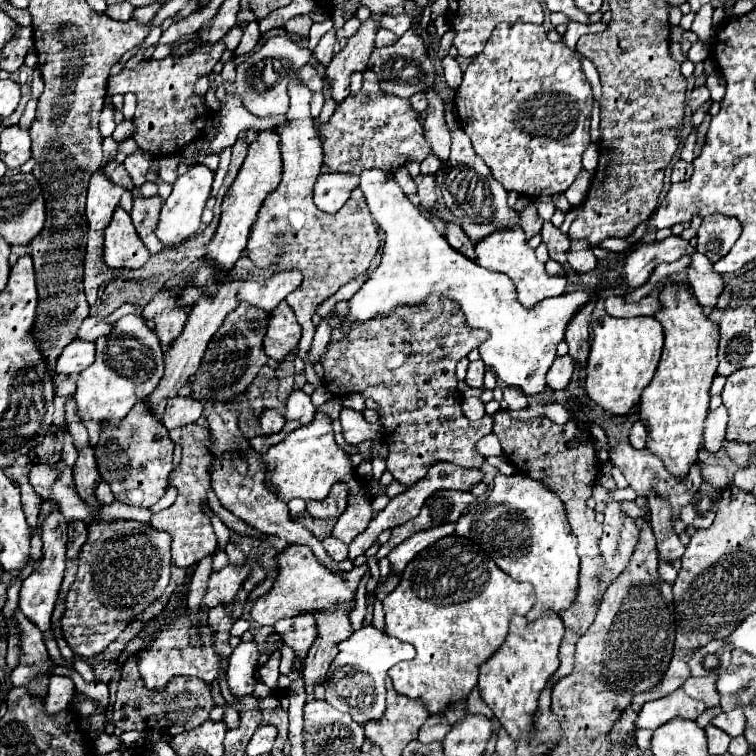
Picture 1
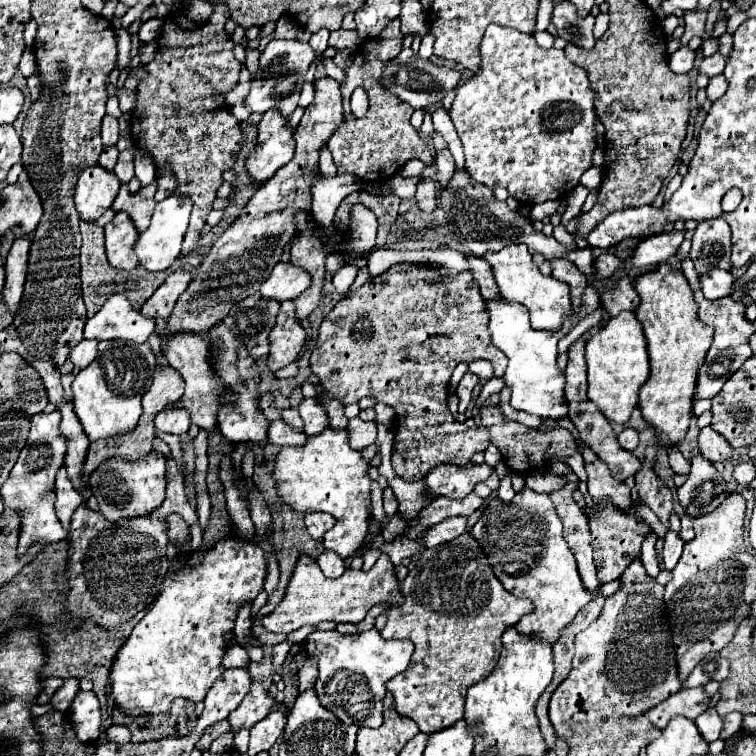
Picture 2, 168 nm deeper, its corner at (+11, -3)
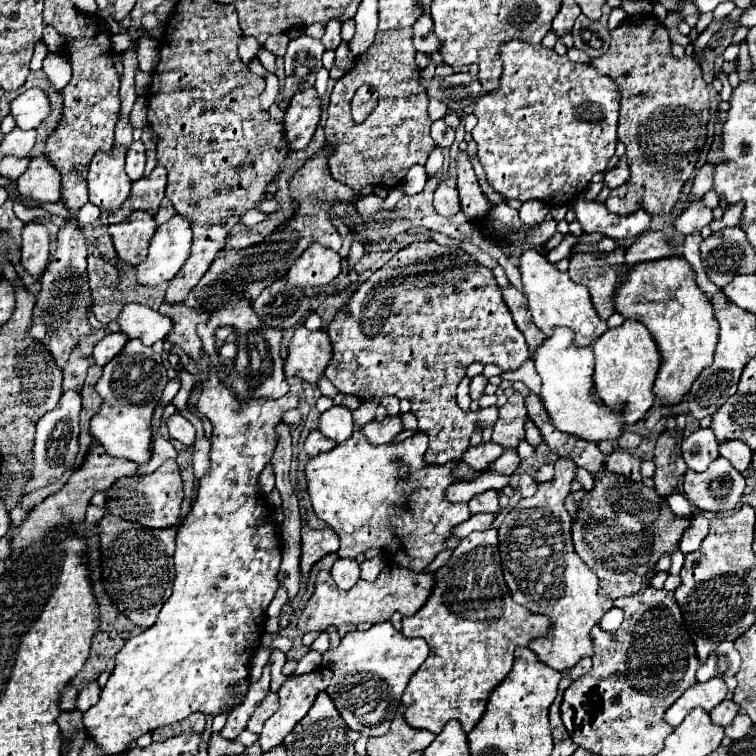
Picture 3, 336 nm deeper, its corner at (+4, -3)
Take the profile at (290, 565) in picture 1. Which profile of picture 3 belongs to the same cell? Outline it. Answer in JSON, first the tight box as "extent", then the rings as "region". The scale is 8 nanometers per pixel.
{"extent":[297,565,433,633],"region":[[[387,565],[383,567],[383,571],[379,573],[375,581],[359,579],[353,589],[343,591],[335,585],[333,577],[327,571],[319,571],[315,581],[315,591],[309,603],[305,605],[305,609],[301,611],[297,629],[301,633],[307,633],[307,631],[321,633],[329,625],[339,627],[347,623],[353,623],[353,625],[381,623],[381,621],[387,621],[395,611],[399,611],[401,615],[413,615],[423,607],[427,595],[431,593],[431,585],[433,585],[433,573],[413,573],[399,565]]]}

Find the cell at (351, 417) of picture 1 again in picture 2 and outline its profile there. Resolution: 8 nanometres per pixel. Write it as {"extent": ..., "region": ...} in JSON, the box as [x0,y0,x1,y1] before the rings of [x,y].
{"extent":[348,417,376,449],"region":[[[354,417],[348,423],[348,435],[350,435],[352,449],[364,449],[376,441],[376,423]]]}

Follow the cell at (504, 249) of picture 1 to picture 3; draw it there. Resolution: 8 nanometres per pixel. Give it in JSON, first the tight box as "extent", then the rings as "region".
{"extent":[519,249,607,345],"region":[[[527,249],[519,259],[519,271],[523,281],[523,295],[529,303],[529,313],[535,321],[535,325],[545,333],[551,335],[551,329],[557,325],[569,327],[575,333],[577,343],[591,345],[597,337],[601,337],[607,331],[607,323],[597,317],[587,287],[577,285],[569,279],[567,273],[559,273],[555,265],[547,261],[547,257],[539,249]]]}

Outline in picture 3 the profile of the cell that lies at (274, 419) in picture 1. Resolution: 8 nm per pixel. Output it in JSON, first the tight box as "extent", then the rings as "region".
{"extent":[303,429,335,457],"region":[[[315,429],[315,431],[309,431],[309,435],[307,435],[305,443],[303,443],[303,449],[305,449],[305,453],[307,453],[309,457],[315,457],[315,455],[319,455],[319,453],[323,453],[323,451],[333,449],[333,447],[335,447],[335,441],[323,437],[317,429]]]}

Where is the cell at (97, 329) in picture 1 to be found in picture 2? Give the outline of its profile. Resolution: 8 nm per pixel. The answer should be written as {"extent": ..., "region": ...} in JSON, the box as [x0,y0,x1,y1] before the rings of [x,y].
{"extent":[86,293,154,343],"region":[[[118,293],[112,295],[104,307],[86,321],[86,339],[126,339],[144,343],[154,331],[154,321],[130,307],[130,301]]]}

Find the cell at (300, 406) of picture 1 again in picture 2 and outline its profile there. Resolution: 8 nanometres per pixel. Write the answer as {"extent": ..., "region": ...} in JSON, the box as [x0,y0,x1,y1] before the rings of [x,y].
{"extent":[298,399,328,437],"region":[[[304,399],[298,407],[302,419],[304,419],[304,433],[308,437],[322,433],[328,427],[328,411],[316,401],[316,399]]]}

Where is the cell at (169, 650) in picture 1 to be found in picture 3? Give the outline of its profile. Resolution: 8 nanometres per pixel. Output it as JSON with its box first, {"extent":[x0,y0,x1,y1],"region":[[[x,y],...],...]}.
{"extent":[83,371,297,755],"region":[[[209,371],[209,379],[203,381],[203,391],[201,391],[201,397],[197,401],[197,409],[209,417],[211,425],[213,425],[213,437],[211,437],[211,471],[209,475],[205,475],[199,483],[199,491],[197,491],[197,499],[187,515],[187,519],[181,523],[181,527],[177,529],[177,547],[175,547],[175,553],[173,553],[173,559],[175,559],[175,581],[173,581],[173,593],[171,597],[163,603],[161,611],[159,611],[159,617],[155,621],[155,625],[151,625],[149,629],[145,629],[143,633],[131,637],[131,641],[127,641],[121,651],[117,653],[115,657],[115,669],[105,685],[105,689],[101,691],[101,699],[97,705],[93,705],[89,711],[85,711],[83,715],[83,725],[87,729],[87,733],[91,735],[91,739],[101,745],[101,749],[105,751],[105,755],[111,755],[111,753],[123,753],[137,737],[141,737],[143,733],[147,731],[153,731],[157,727],[163,727],[163,725],[171,725],[171,723],[177,723],[177,721],[183,721],[189,713],[193,711],[201,711],[201,713],[213,713],[213,715],[219,715],[225,705],[227,705],[227,699],[229,699],[229,693],[231,693],[231,685],[237,683],[239,679],[247,679],[249,677],[249,661],[253,657],[253,653],[257,651],[257,645],[259,645],[259,637],[263,633],[263,625],[265,625],[265,617],[267,617],[267,607],[269,603],[273,601],[275,593],[277,593],[277,571],[279,571],[279,565],[281,565],[281,543],[279,543],[279,535],[277,535],[277,529],[275,529],[275,519],[273,519],[273,511],[267,507],[265,503],[265,497],[259,493],[257,489],[257,477],[259,473],[263,471],[263,467],[269,463],[271,455],[273,455],[273,449],[275,449],[275,443],[277,443],[277,435],[275,435],[275,425],[281,421],[281,415],[287,411],[287,409],[295,409],[297,407],[297,397],[293,395],[285,395],[285,397],[279,397],[279,399],[259,399],[259,401],[249,401],[249,403],[239,403],[231,389],[223,387],[217,379],[215,373]]]}

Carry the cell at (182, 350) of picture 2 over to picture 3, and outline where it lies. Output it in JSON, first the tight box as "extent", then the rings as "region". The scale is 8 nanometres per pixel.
{"extent":[159,303,209,363],"region":[[[163,303],[159,307],[159,313],[171,317],[173,321],[173,329],[167,335],[167,341],[171,345],[179,345],[195,363],[199,363],[203,357],[203,351],[201,351],[201,341],[197,335],[197,325],[207,321],[209,315],[205,315],[201,309],[189,309],[183,303],[179,305]]]}

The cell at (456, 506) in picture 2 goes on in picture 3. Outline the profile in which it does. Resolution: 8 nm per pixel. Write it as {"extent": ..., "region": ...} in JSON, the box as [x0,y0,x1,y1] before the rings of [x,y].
{"extent":[469,490,499,513],"region":[[[487,490],[469,501],[471,513],[495,513],[499,510],[499,492]]]}

